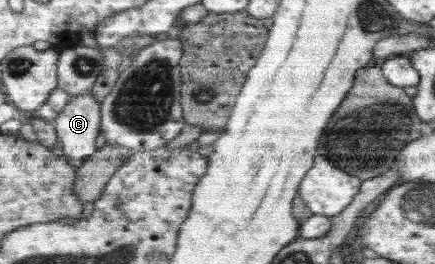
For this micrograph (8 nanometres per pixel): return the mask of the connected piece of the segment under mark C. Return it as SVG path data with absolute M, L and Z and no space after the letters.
M90 92L71 97L53 123L63 144L60 154L77 171L98 150L95 138L101 131L101 103Z

